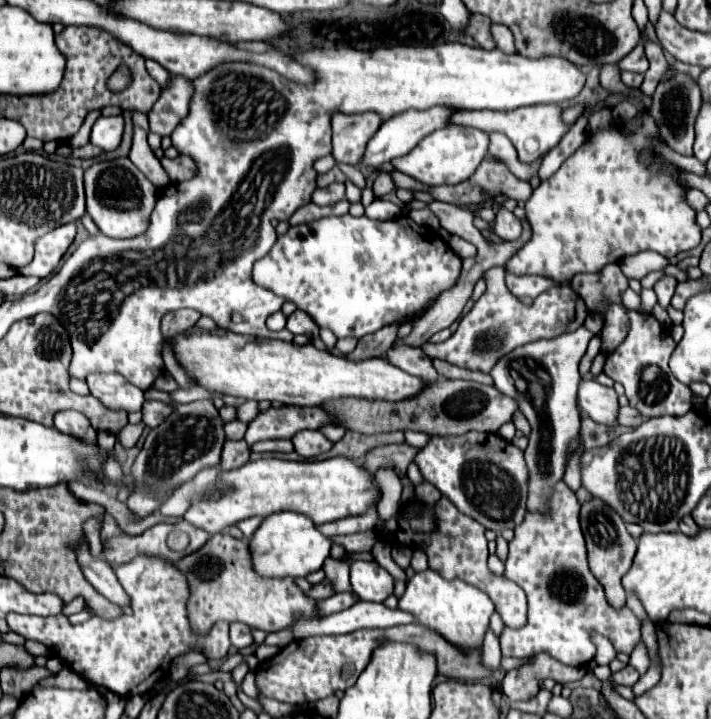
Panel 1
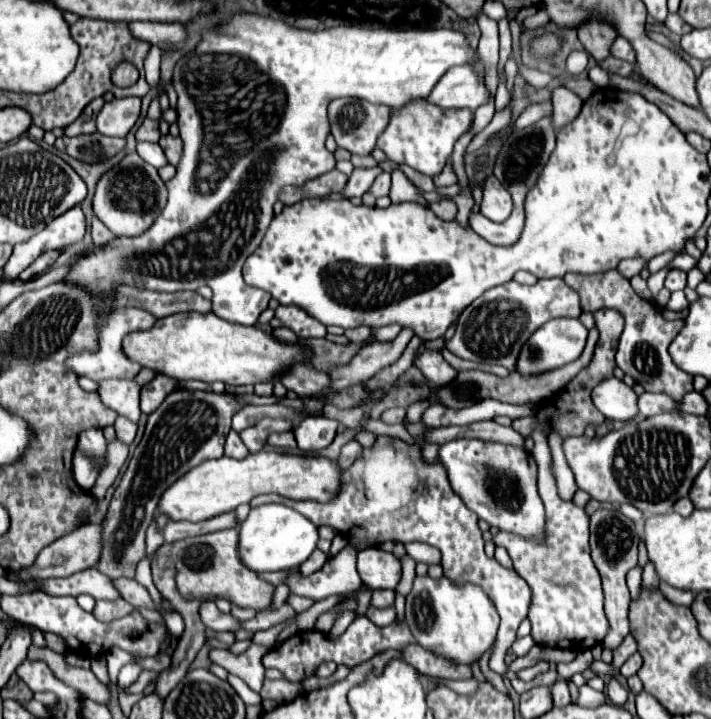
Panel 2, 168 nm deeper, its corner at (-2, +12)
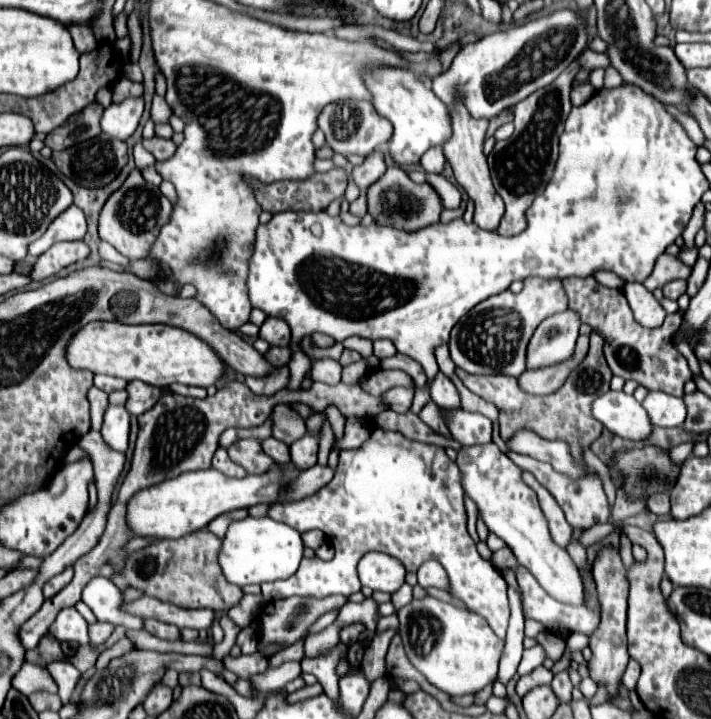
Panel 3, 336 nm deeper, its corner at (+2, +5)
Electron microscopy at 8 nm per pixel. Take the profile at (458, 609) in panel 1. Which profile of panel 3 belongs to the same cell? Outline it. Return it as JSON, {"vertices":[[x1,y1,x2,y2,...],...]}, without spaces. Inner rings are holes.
{"vertices":[[436,597,412,599,398,611,404,649,412,665,426,675,438,689,452,697,476,693,496,679,498,659,504,649,504,641,496,637,486,619,474,611,454,607]]}

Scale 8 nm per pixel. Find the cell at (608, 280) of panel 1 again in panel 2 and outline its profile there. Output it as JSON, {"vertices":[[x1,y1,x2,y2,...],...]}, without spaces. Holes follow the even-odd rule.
{"vertices":[[608,270,602,274,568,274,564,282,580,296,582,312,596,312,602,308,618,310,624,316,624,332,620,336,616,364,624,374,632,376,638,384,644,386,646,392,668,392,674,398,682,398,686,392,692,392,692,374,676,368,670,358,668,346,678,336,684,320,664,320,658,310,654,310,646,300,638,298,628,280,620,276,616,270]]}

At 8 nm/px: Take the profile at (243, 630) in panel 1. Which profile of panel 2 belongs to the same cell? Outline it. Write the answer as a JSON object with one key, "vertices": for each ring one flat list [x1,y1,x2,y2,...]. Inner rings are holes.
{"vertices":[[206,600,200,606,200,618,212,632,236,632,240,624,232,614,222,614,212,600]]}

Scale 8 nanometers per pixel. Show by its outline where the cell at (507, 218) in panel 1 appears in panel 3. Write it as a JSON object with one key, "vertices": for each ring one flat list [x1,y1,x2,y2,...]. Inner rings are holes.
{"vertices":[[456,103,450,107,452,113,452,137,442,145,444,155,448,159,448,163,454,169,454,177,456,181,466,189,468,197,472,201,476,201,476,225,480,229,486,231,494,231,504,215,504,203,500,199,500,195,496,195,496,189,492,187,492,179,490,179,490,171,488,171,488,163,486,163,486,155,482,151,484,139,486,139,486,129,488,129,488,121,486,119,474,119,470,117,470,113,464,109,464,105]]}

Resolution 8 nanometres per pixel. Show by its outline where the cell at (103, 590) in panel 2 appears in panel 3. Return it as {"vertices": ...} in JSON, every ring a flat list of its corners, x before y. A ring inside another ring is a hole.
{"vertices":[[92,577,82,591,82,601,94,611,98,621,108,621,112,625,124,625,128,629,142,629,142,619,122,611,122,593,120,589,104,579]]}

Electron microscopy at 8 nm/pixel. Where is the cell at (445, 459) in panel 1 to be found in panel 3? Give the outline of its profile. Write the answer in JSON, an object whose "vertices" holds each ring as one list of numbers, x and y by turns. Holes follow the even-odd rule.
{"vertices":[[486,443,486,445,472,445,472,447,462,447,458,451,456,457,456,465,460,467,462,473,462,487,466,497,470,497,476,507,478,507,478,515,482,517,484,525,488,527,488,531,492,531,494,535,498,535,516,555,516,559,536,577,536,581,558,601,562,603,582,603,582,581,580,581,580,573,576,563,570,559,570,555,562,549,556,547,556,543,552,543,552,535,548,531,548,521,544,519,544,513,538,505,536,493,522,481,522,469,516,467,500,449,496,443]]}

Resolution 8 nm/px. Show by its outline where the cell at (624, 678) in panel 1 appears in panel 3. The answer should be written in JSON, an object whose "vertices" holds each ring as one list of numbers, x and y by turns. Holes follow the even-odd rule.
{"vertices":[[630,659,628,667,626,667,624,675,622,675,622,685,624,685,626,689,634,689,638,677,640,677,640,665,638,665,634,659]]}

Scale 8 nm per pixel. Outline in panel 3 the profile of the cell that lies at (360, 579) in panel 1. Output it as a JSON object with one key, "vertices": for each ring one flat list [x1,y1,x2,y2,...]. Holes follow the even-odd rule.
{"vertices":[[366,553,358,563,362,587,370,587,372,591,394,593,404,583,404,575,404,565,384,553]]}

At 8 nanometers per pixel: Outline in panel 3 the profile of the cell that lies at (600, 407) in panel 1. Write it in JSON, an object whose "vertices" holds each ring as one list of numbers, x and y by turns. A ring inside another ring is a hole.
{"vertices":[[608,391,592,405,592,415,612,433,624,439,644,439,650,435,652,425,642,405,624,391]]}

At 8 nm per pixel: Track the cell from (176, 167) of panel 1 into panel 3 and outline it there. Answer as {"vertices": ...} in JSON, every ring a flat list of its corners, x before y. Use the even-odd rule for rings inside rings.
{"vertices":[[152,137,144,141,144,147,156,157,156,161,166,161,176,153,176,145,172,139,160,139,160,137]]}

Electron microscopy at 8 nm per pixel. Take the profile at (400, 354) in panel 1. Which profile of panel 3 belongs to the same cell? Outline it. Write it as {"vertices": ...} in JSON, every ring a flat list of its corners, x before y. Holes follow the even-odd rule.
{"vertices":[[438,373,432,379,432,383,430,383,430,395,432,395,432,401,438,407,450,407,450,409,460,407,460,395,458,395,454,383,444,373]]}

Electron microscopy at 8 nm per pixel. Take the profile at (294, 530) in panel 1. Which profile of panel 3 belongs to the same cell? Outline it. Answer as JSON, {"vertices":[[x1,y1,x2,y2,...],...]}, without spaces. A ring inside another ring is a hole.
{"vertices":[[246,517,242,521,234,521,228,527,218,561,224,577,234,585,244,587,250,583,260,585,266,581,288,579,290,575,296,573,302,557,304,557,304,543,300,531,268,517]]}

